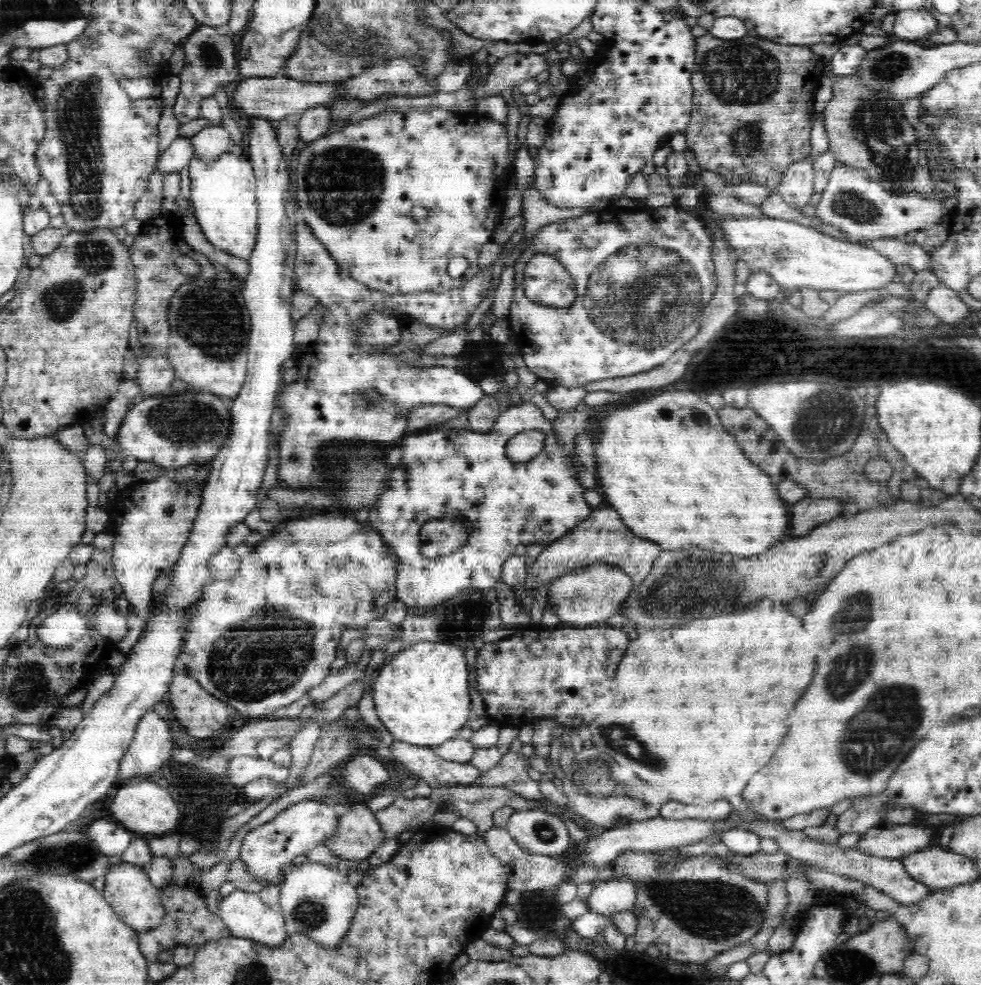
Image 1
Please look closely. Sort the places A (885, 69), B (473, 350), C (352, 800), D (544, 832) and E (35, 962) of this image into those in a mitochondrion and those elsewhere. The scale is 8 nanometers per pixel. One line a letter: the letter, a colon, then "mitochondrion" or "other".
A: mitochondrion
B: other
C: other
D: mitochondrion
E: mitochondrion

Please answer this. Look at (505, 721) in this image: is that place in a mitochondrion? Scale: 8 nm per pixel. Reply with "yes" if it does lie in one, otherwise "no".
no

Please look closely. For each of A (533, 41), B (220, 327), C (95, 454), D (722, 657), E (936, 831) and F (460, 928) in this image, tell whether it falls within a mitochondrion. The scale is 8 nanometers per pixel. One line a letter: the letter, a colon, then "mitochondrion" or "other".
A: other
B: mitochondrion
C: other
D: other
E: other
F: other

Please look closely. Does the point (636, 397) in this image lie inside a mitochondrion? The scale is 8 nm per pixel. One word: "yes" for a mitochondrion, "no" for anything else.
no

